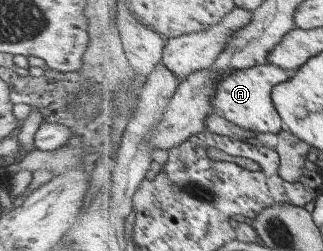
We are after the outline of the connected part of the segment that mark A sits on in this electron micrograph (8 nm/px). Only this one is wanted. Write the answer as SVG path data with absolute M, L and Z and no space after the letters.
M270 63L248 69L238 69L229 76L222 75L216 87L216 96L213 98L216 114L239 127L253 131L258 136L264 133L278 135L286 127L274 106L273 91L278 84L288 81L293 75L294 72Z

